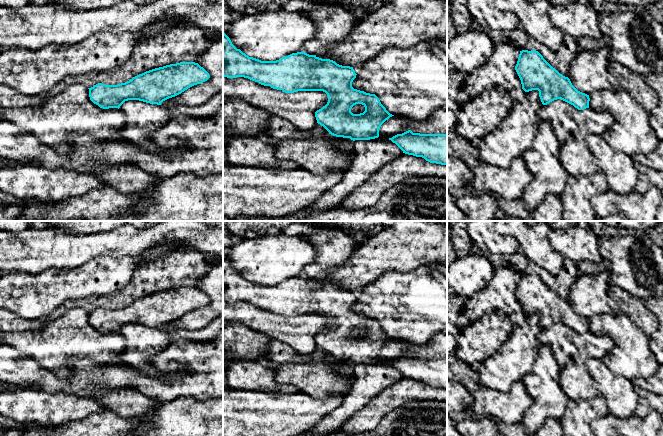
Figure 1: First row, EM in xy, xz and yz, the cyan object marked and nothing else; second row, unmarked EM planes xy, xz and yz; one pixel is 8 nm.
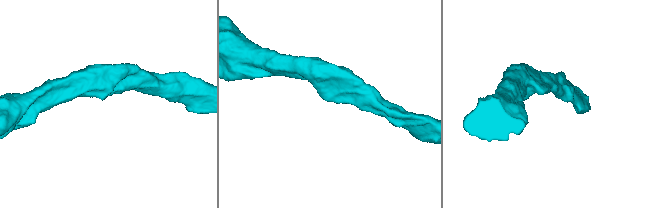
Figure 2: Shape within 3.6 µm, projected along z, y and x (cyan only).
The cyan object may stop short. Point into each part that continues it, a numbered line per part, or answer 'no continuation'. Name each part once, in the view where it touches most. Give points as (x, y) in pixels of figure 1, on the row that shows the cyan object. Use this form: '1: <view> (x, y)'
no continuation

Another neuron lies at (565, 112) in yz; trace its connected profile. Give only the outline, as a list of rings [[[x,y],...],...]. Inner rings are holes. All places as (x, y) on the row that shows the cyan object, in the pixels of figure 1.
[[[557,99],[547,105],[542,105],[538,111],[540,124],[549,121],[560,144],[568,134],[585,137],[587,133],[602,135],[615,122],[608,111],[596,111],[592,108],[578,110],[573,105]]]

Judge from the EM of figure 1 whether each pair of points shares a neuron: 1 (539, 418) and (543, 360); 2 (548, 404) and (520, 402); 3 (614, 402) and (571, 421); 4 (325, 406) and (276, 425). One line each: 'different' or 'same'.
1: same
2: different
3: different
4: same

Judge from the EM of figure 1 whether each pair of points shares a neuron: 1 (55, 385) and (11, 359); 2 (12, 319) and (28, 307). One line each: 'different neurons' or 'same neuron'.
1: same neuron
2: different neurons

